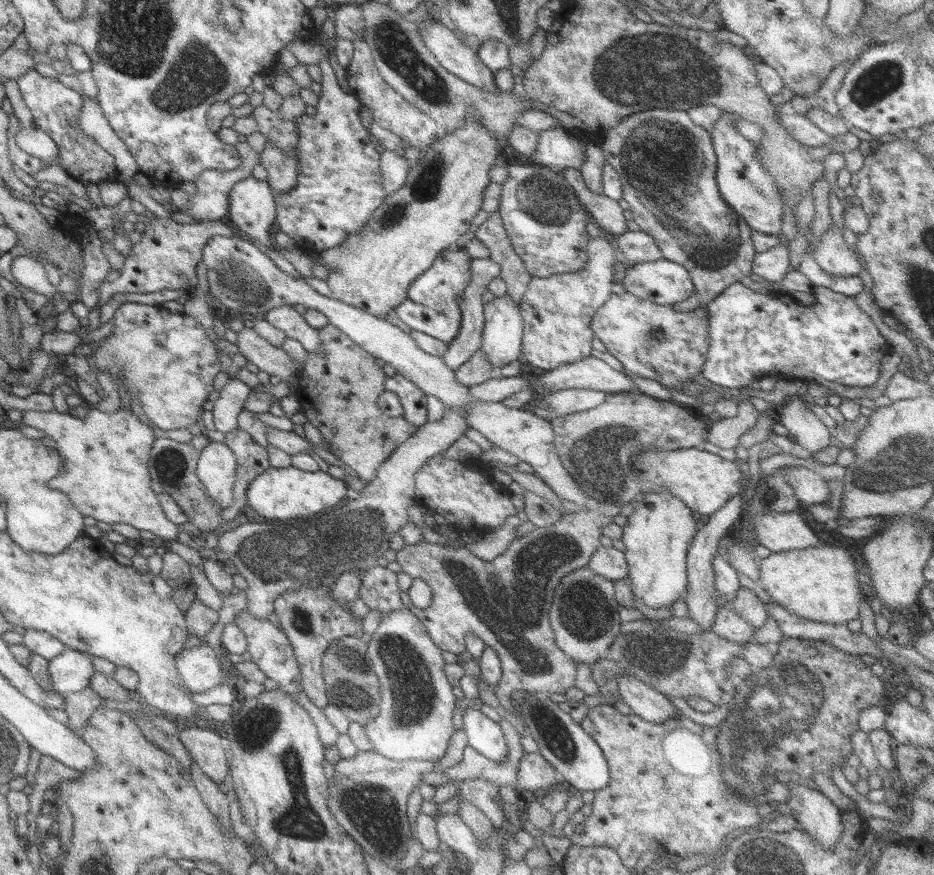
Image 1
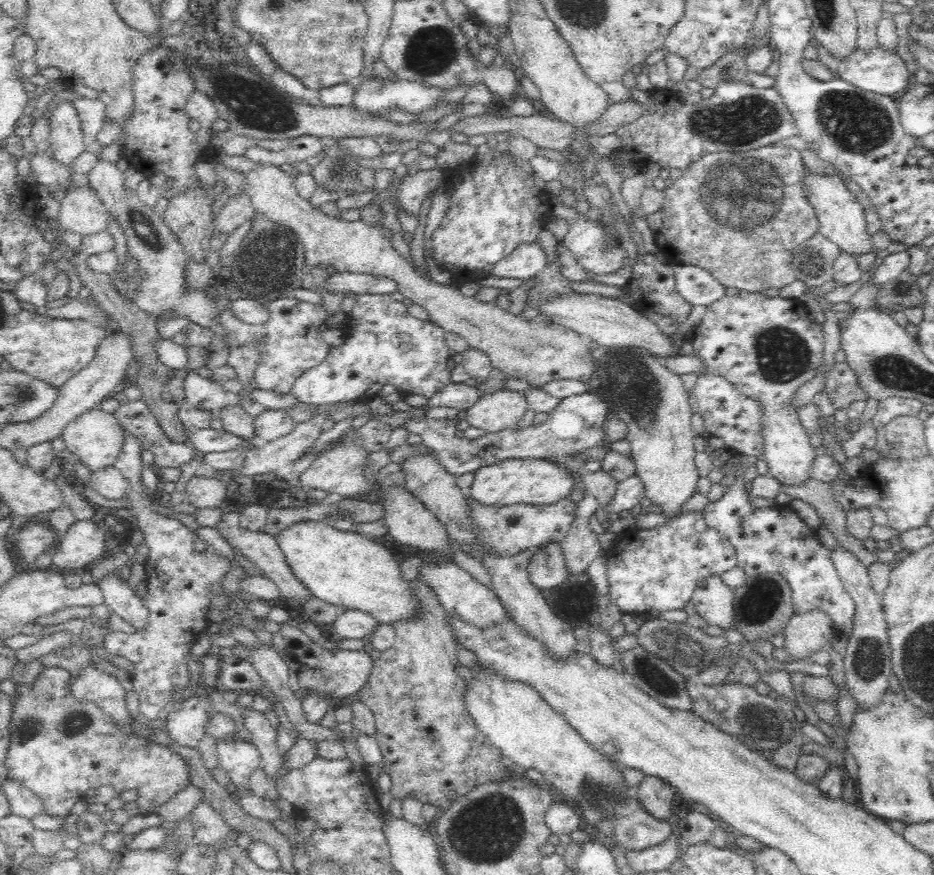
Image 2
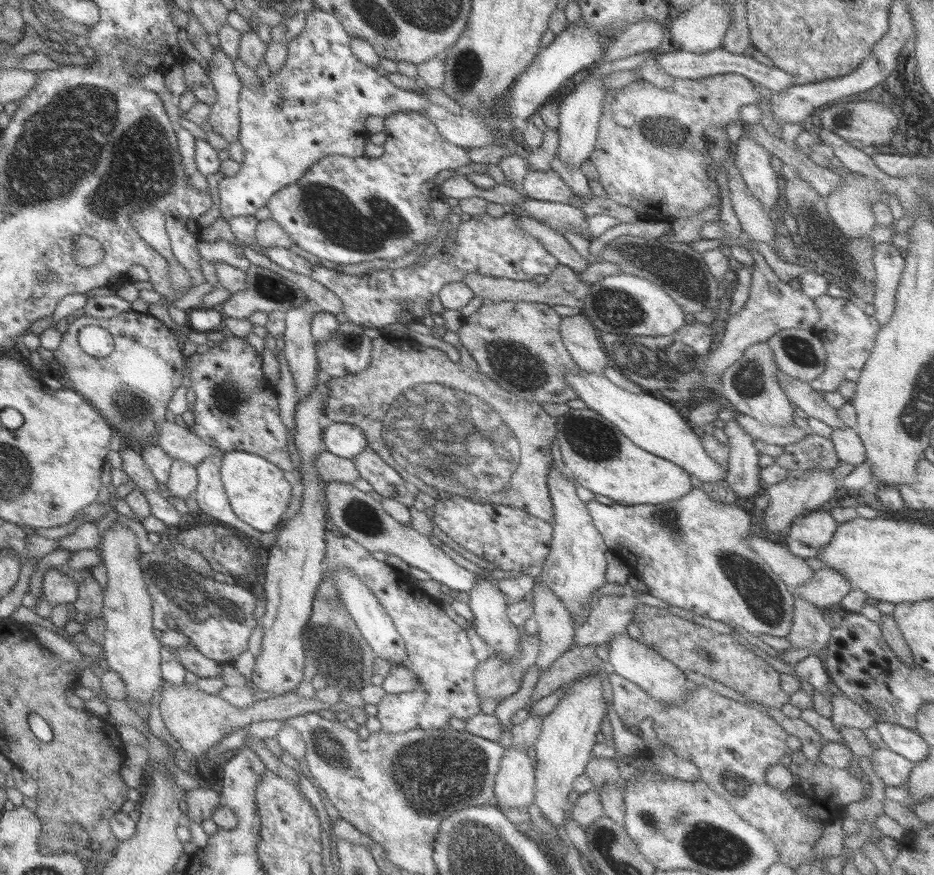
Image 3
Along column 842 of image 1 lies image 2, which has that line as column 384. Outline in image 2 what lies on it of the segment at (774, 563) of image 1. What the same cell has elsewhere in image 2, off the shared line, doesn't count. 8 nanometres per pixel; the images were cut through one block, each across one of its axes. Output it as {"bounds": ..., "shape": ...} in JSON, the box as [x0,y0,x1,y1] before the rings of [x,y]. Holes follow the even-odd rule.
{"bounds":[275,521,418,625],"shape":[[[302,521],[290,524],[275,536],[288,567],[292,569],[294,577],[302,583],[302,587],[306,587],[310,596],[343,606],[346,610],[367,612],[382,625],[392,625],[398,620],[410,618],[418,610],[414,593],[410,591],[410,583],[402,578],[401,566],[396,562],[396,558],[384,546],[362,536],[354,529],[338,530],[328,522]]]}

